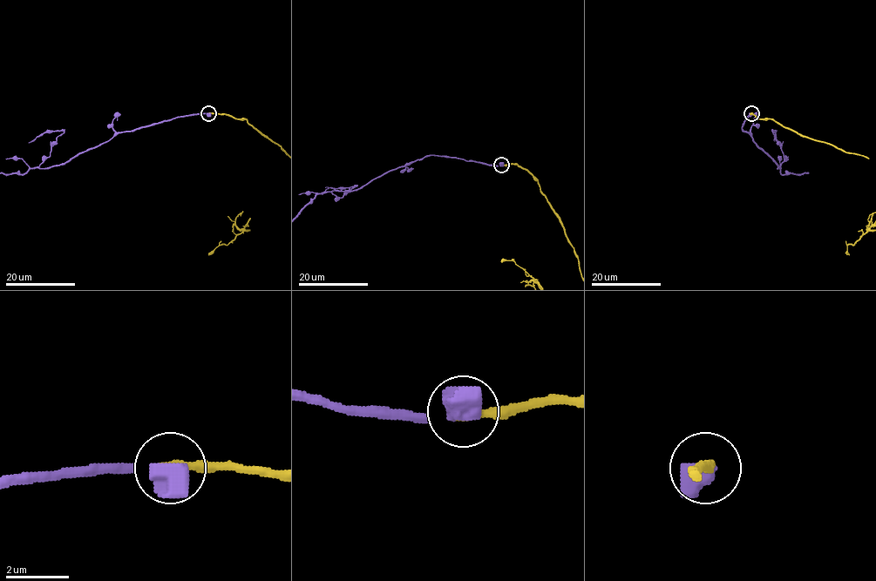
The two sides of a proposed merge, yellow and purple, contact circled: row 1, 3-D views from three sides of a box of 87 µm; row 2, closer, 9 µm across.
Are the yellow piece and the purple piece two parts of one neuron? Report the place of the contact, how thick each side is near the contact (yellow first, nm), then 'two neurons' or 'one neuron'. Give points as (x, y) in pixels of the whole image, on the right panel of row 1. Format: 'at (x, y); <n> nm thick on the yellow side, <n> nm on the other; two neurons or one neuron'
at (751, 113); 320 nm thick on the yellow side, 550 nm on the other; one neuron

